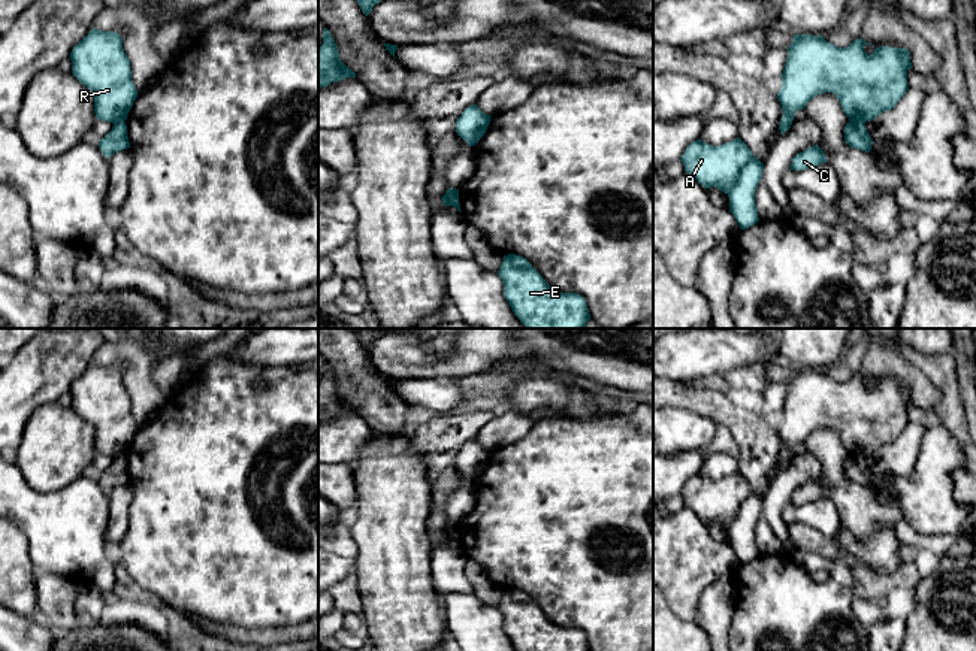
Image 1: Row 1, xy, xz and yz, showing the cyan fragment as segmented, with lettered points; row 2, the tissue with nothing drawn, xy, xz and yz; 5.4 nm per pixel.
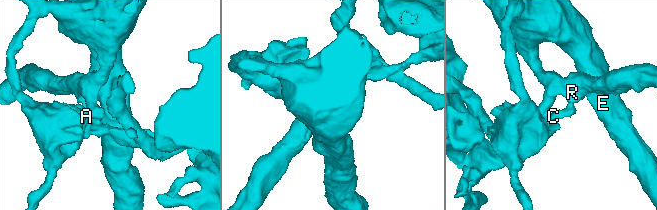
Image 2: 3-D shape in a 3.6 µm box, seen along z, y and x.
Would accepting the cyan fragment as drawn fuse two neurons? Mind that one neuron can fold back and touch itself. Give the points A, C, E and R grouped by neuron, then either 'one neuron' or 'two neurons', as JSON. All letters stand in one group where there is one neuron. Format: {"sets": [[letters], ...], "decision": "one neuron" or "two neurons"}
{"sets": [["A", "E", "R"], ["C"]], "decision": "two neurons"}

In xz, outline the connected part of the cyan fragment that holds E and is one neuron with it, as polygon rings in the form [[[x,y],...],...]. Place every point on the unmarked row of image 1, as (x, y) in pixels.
[[[504,590],[498,609],[516,651],[590,651],[584,632],[550,621],[520,590]]]

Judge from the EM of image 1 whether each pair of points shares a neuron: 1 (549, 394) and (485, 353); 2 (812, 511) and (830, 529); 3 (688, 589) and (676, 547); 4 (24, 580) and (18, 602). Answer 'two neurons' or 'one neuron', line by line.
1: two neurons
2: one neuron
3: one neuron
4: one neuron

